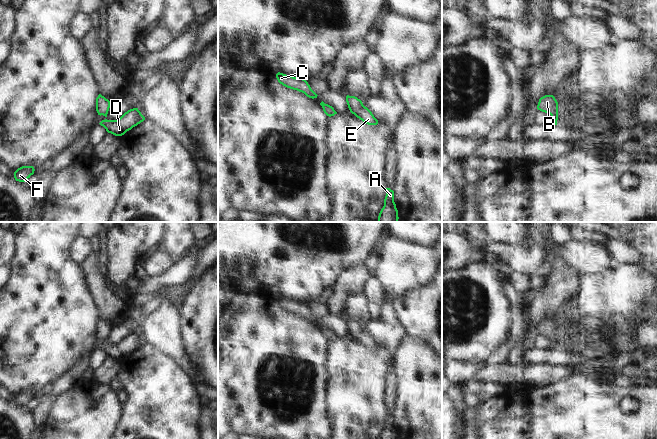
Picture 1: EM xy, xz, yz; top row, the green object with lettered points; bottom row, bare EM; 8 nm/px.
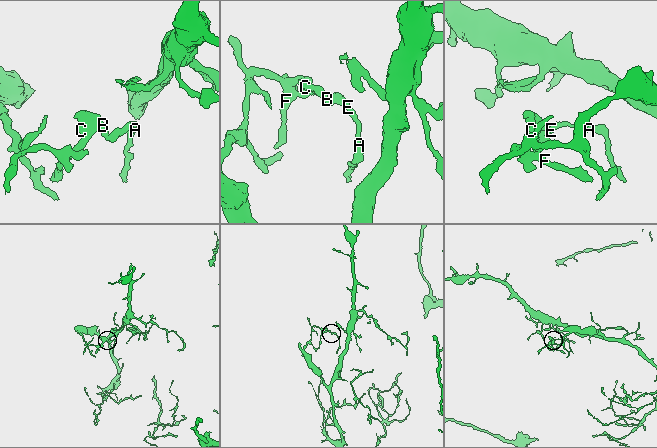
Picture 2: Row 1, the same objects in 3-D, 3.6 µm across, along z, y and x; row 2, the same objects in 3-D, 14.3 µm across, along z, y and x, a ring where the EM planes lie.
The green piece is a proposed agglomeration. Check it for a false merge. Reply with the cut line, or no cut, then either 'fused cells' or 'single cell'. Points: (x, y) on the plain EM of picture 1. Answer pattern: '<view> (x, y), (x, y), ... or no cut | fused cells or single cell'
no cut | single cell

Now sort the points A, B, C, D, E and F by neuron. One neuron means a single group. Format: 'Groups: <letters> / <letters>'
Groups: A B C D E F

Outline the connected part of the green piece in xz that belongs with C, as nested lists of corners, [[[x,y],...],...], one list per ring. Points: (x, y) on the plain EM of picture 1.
[[[278,296],[276,298],[276,302],[280,308],[283,310],[297,314],[299,316],[304,317],[309,322],[317,322],[317,318],[311,313],[308,306],[303,302],[296,302],[293,300],[288,300],[286,298]]]

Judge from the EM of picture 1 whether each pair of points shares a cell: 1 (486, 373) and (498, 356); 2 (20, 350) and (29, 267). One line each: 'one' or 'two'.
1: two
2: one

